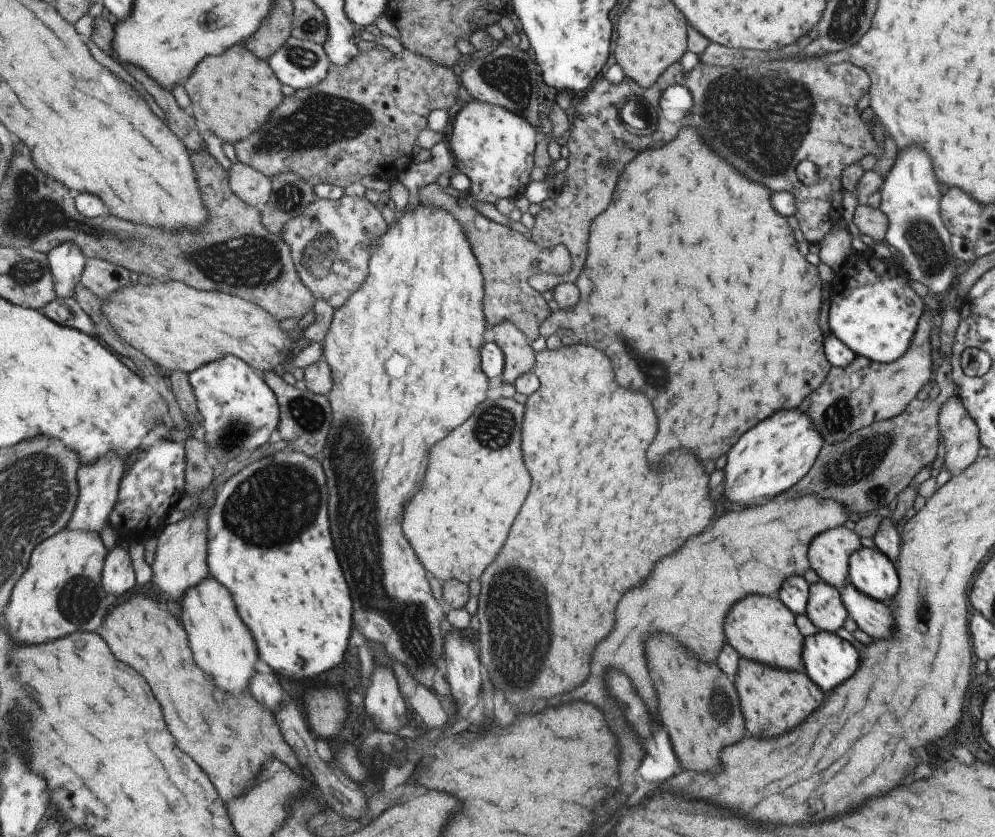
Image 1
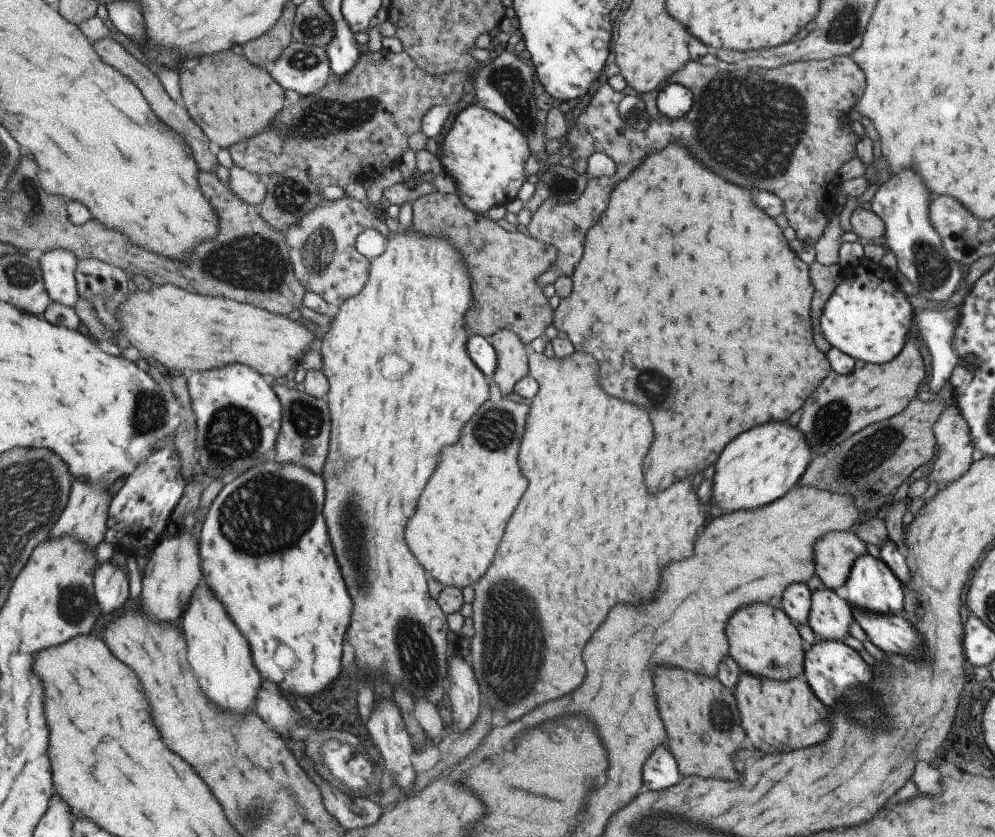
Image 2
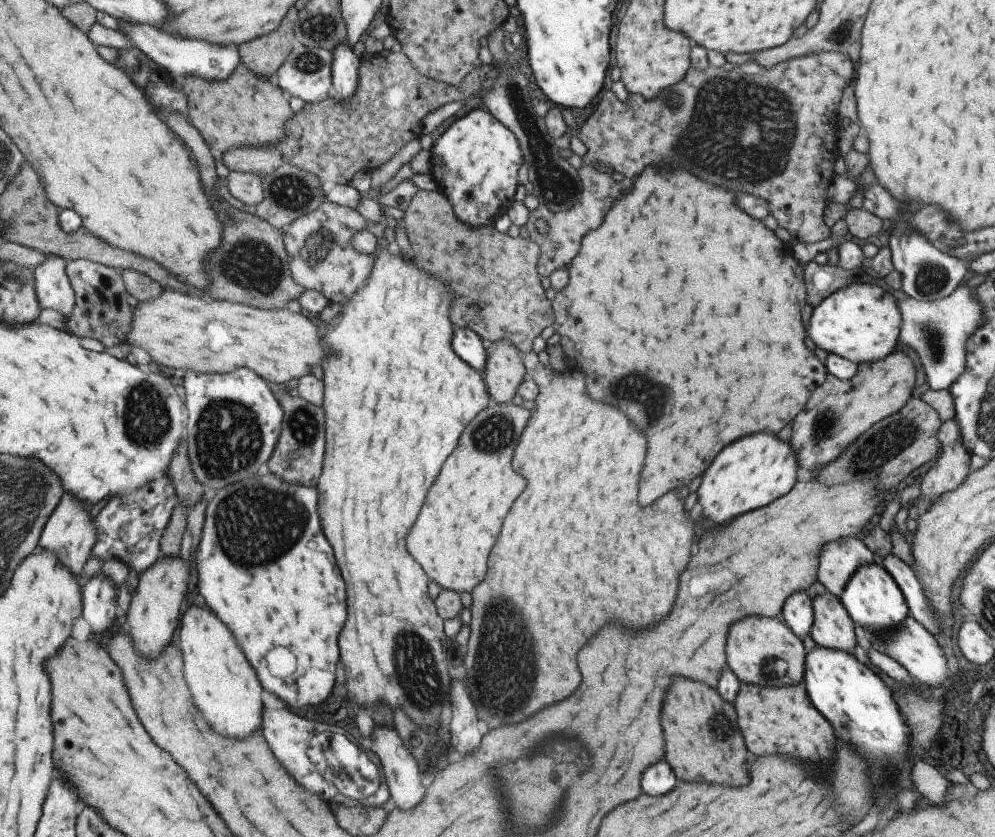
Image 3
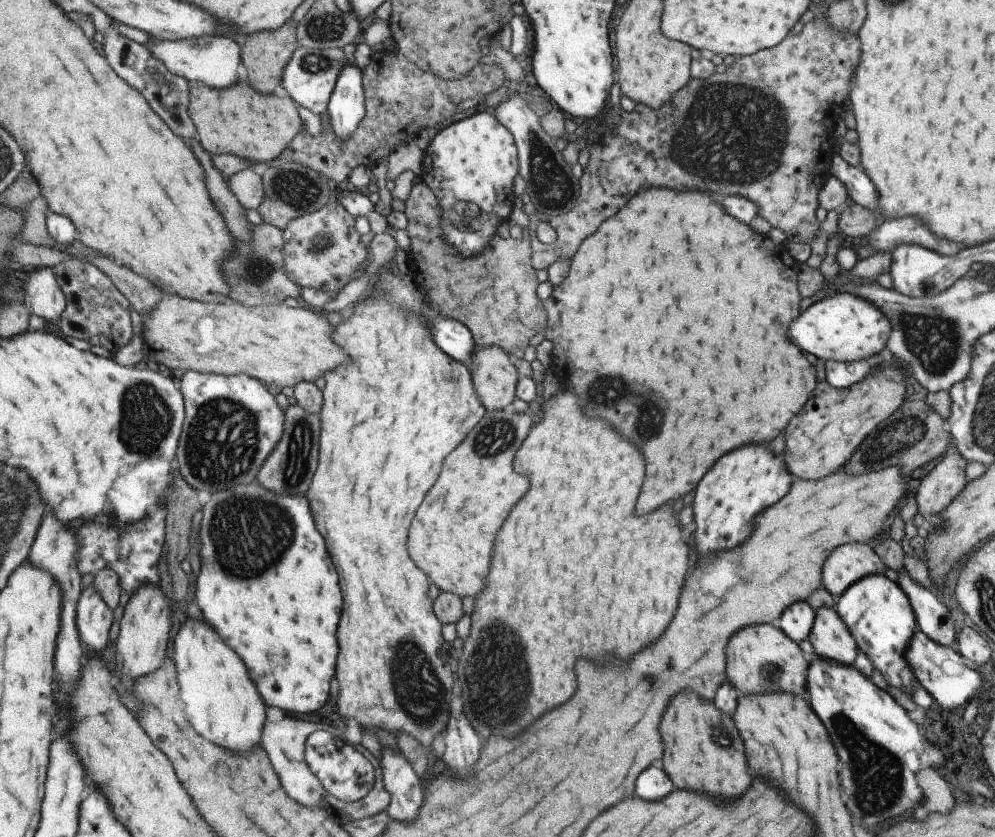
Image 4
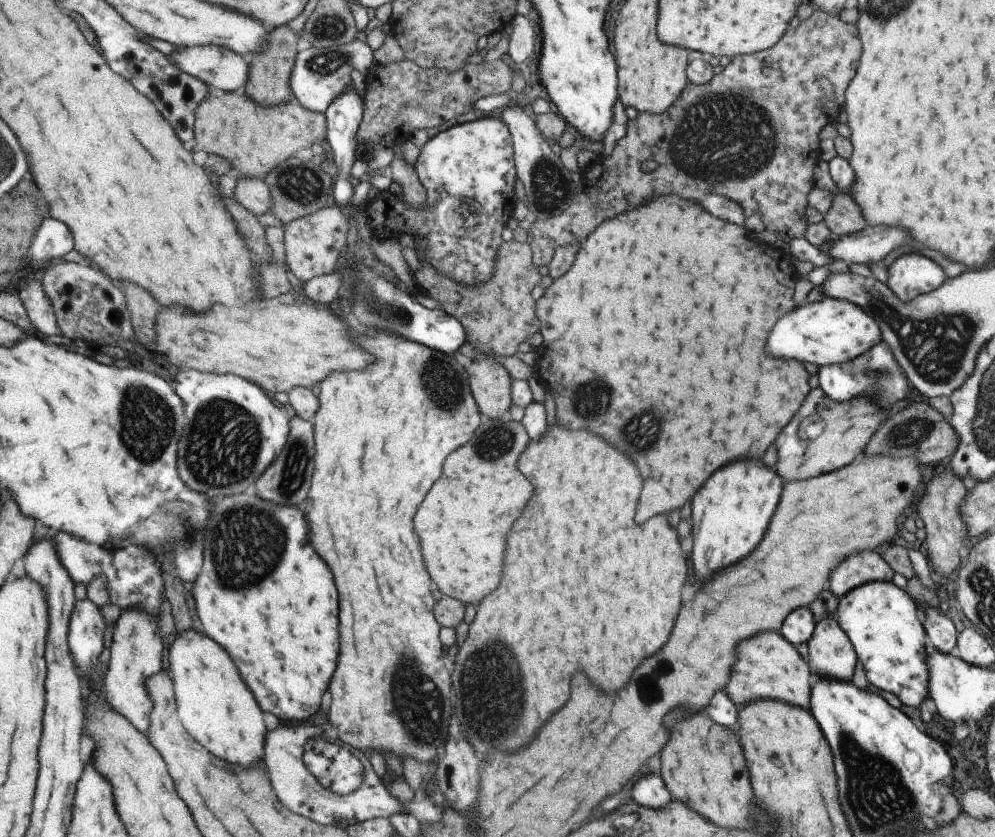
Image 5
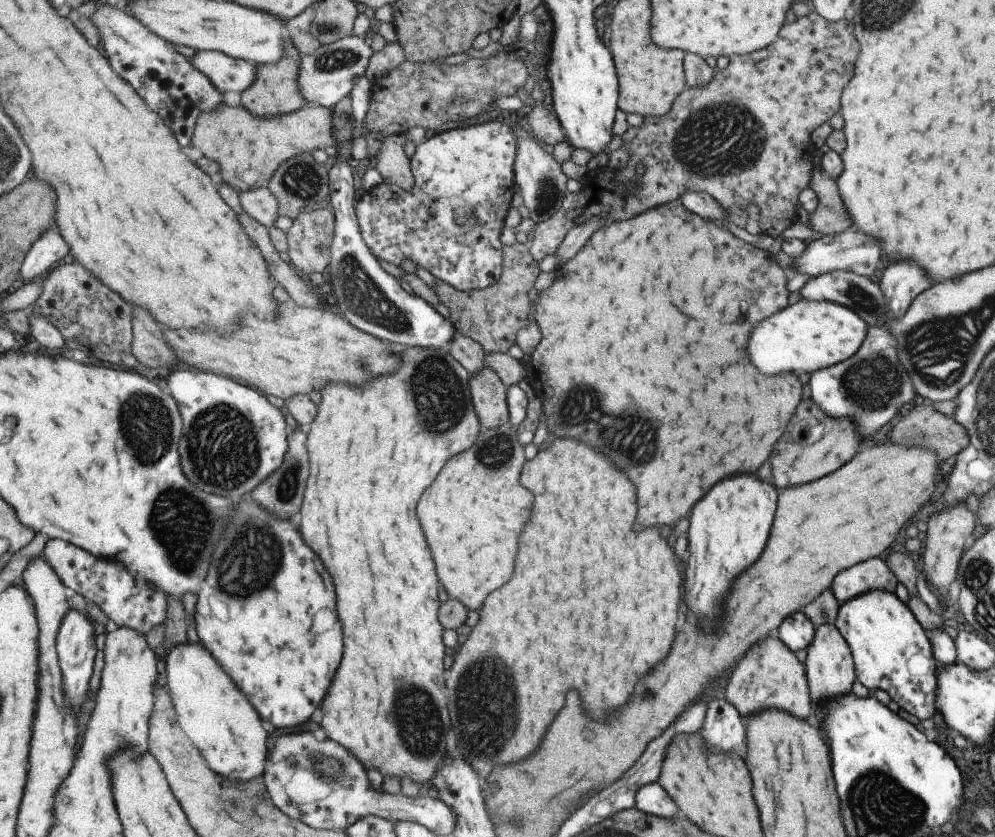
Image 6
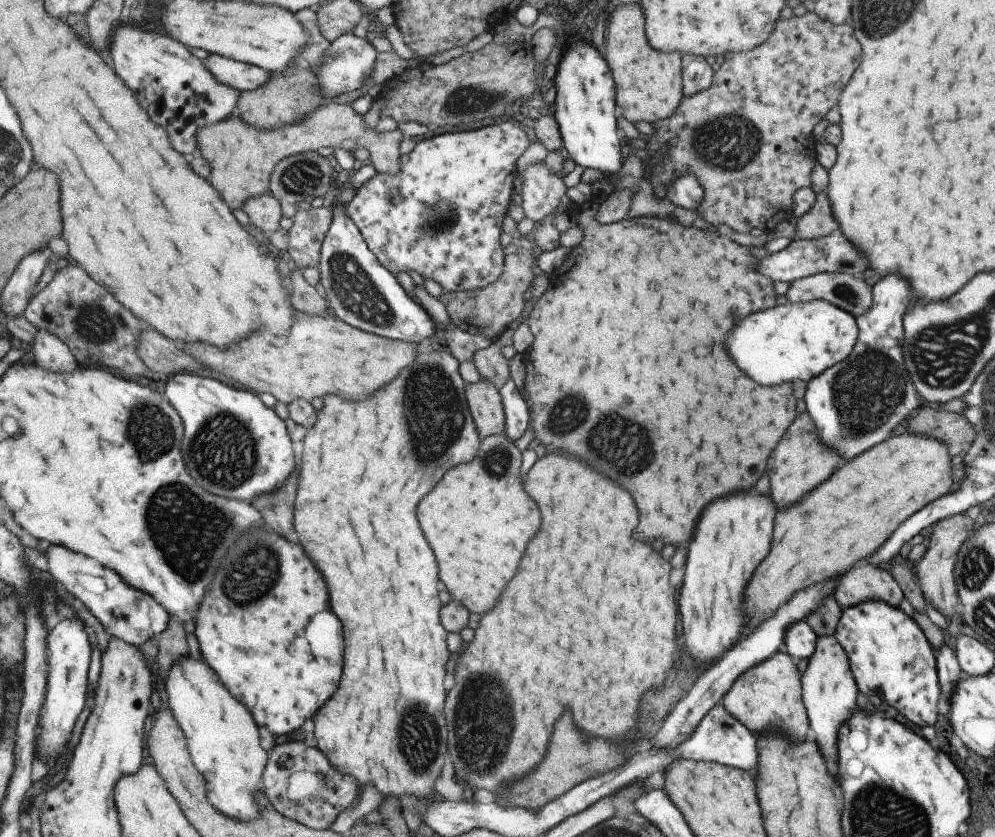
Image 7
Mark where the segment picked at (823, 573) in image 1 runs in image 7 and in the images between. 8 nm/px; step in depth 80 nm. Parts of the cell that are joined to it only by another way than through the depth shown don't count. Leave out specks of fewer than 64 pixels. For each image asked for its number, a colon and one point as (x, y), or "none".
2: (834, 554)
3: (838, 560)
4: (848, 563)
5: (860, 567)
6: (870, 574)
7: (865, 581)

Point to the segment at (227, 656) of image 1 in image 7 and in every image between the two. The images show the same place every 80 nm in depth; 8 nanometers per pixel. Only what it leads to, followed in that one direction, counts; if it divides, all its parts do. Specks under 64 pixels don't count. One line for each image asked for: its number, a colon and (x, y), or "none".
2: (219, 654)
3: (225, 687)
4: (222, 702)
5: (219, 711)
6: (214, 712)
7: (224, 740)

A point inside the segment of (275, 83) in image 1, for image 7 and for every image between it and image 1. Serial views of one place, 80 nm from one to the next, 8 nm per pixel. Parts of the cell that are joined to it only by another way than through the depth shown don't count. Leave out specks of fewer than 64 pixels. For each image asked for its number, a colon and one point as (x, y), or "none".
2: (231, 99)
3: (245, 110)
4: (258, 127)
5: (255, 138)
6: (249, 148)
7: (243, 156)

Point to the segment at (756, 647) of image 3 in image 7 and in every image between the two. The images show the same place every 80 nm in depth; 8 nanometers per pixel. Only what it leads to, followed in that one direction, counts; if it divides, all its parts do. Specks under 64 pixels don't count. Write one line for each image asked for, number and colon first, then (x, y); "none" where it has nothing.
4: (760, 659)
5: (768, 667)
6: (768, 675)
7: (768, 694)

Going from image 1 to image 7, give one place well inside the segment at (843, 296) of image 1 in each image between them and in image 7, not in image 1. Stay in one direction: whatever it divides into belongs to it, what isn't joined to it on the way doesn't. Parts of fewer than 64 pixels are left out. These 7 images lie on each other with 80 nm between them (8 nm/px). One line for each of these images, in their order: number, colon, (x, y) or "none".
2: (867, 318)
3: (860, 322)
4: (843, 327)
5: (830, 331)
6: (809, 335)
7: (792, 341)

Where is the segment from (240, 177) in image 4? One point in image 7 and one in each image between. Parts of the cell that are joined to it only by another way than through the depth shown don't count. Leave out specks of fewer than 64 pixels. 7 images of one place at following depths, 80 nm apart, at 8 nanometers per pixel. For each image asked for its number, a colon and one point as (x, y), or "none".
5: (252, 193)
6: (259, 203)
7: (263, 211)

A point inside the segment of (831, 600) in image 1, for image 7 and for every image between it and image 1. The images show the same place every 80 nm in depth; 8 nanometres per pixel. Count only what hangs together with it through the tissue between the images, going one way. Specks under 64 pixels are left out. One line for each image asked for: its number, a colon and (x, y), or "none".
2: (829, 617)
3: (831, 627)
4: (829, 637)
5: (831, 654)
6: (828, 664)
7: (828, 688)

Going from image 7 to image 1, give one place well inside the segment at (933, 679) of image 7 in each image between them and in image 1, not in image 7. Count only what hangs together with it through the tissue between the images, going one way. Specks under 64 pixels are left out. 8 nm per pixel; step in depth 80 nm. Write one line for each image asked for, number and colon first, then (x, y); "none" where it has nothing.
1: (869, 570)
2: (870, 585)
3: (872, 599)
4: (876, 611)
5: (881, 621)
6: (891, 651)

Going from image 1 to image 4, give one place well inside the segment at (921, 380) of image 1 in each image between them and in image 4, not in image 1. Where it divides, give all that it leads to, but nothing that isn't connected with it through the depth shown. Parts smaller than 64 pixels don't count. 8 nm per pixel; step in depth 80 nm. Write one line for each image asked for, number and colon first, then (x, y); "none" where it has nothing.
2: (841, 405)
3: (836, 412)
4: (822, 435)

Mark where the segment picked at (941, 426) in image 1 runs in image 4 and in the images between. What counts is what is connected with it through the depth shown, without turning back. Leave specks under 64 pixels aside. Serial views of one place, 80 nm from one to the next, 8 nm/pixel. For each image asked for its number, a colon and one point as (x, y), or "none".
2: (954, 447)
3: (951, 467)
4: (946, 479)

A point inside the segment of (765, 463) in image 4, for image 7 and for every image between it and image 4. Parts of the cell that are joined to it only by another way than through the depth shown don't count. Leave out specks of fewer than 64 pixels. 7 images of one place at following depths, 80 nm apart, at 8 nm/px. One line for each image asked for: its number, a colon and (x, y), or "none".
5: (729, 514)
6: (727, 528)
7: (732, 534)

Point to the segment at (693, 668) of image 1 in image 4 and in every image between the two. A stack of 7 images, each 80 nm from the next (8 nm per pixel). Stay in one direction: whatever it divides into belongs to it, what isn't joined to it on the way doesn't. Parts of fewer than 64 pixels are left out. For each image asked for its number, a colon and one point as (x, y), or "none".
2: (701, 721)
3: (701, 738)
4: (701, 749)

